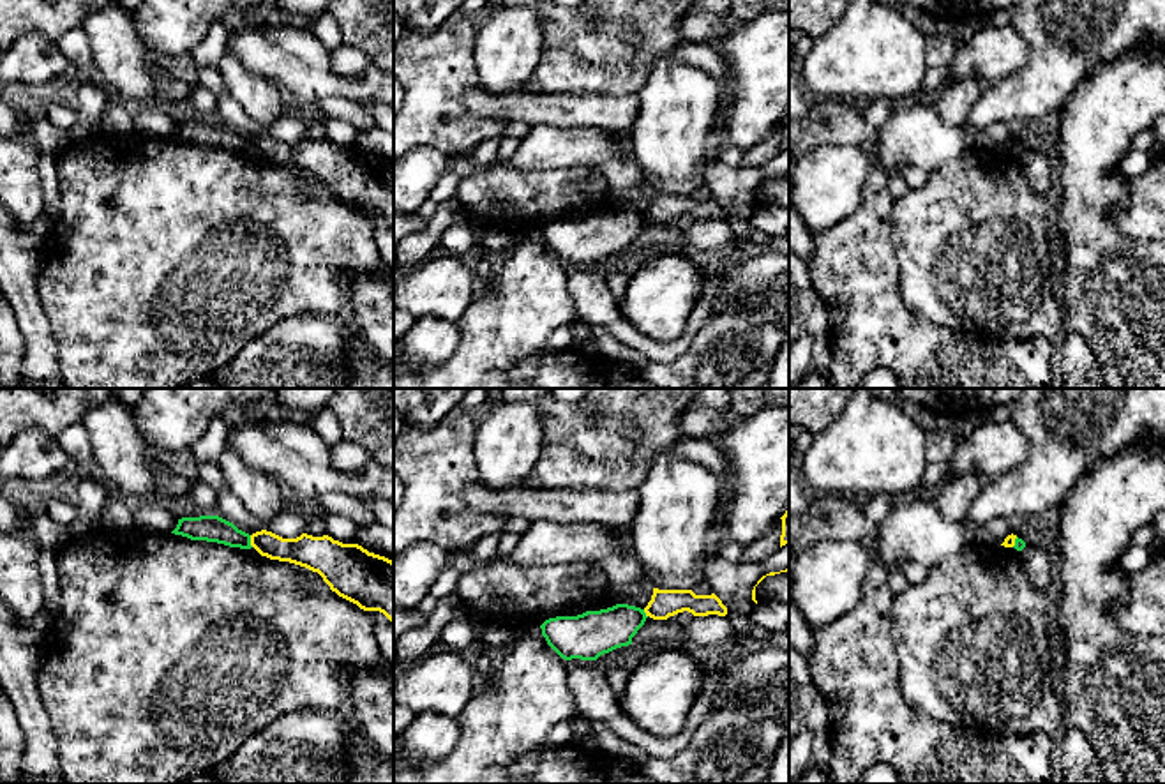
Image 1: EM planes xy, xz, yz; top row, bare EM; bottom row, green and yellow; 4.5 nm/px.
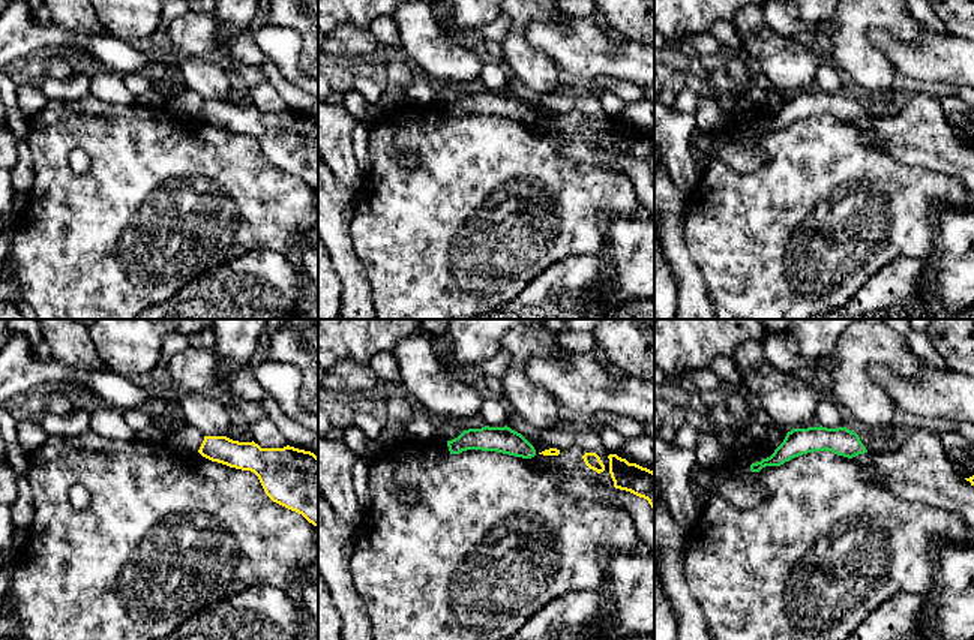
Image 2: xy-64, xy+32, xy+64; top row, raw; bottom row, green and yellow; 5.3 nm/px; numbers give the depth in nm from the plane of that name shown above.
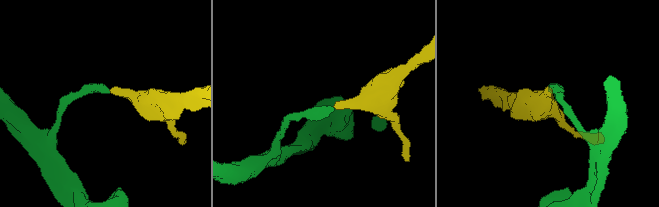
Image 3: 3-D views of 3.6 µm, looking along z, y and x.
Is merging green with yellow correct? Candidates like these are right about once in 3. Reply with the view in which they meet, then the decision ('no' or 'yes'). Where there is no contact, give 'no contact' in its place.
xy | no

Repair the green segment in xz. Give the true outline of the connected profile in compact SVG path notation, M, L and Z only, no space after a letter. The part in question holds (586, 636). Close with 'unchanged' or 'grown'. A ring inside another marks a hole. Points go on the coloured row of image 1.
M616 604L577 616L545 620L540 629L547 645L565 660L597 660L600 655L632 645L632 637L646 622L641 607Z; unchanged

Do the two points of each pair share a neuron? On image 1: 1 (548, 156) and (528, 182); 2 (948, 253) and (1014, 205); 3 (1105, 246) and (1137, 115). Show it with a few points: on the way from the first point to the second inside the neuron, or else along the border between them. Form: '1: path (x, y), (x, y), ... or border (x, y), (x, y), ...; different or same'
1: border (509, 159), (519, 168), (572, 168), (579, 165); different
2: path (964, 249), (998, 221); same
3: path (1098, 214), (1098, 154), (1105, 147); same

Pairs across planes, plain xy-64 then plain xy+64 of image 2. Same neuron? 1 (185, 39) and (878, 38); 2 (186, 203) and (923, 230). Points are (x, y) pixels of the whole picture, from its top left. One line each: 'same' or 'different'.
1: same
2: same

